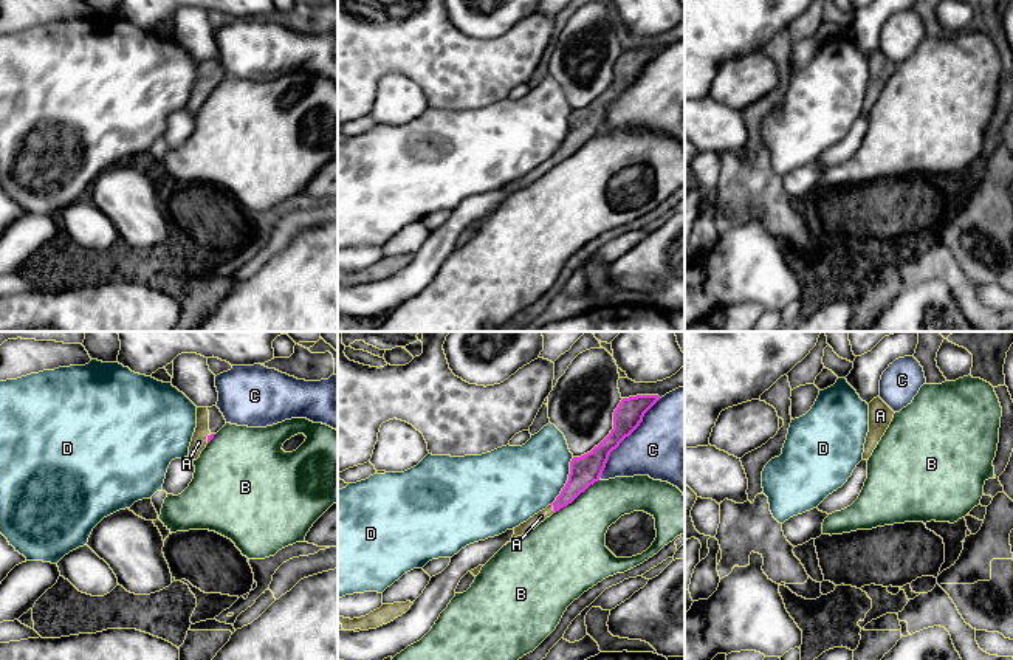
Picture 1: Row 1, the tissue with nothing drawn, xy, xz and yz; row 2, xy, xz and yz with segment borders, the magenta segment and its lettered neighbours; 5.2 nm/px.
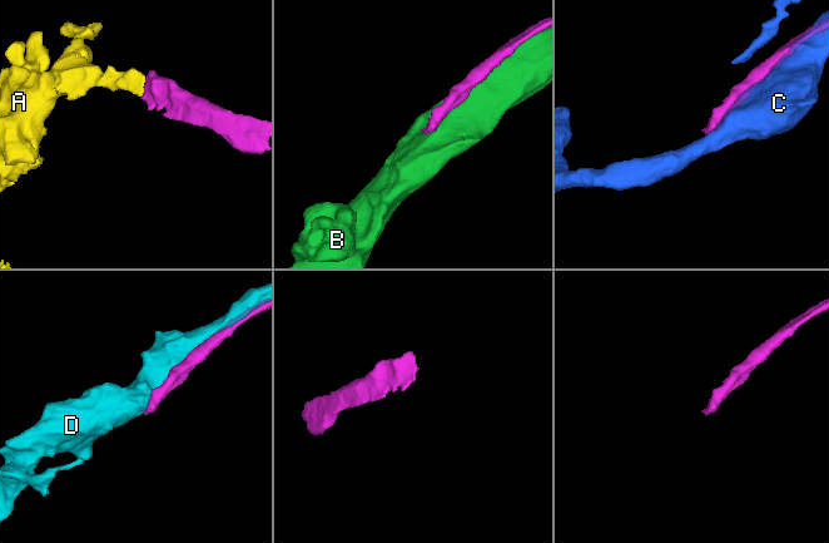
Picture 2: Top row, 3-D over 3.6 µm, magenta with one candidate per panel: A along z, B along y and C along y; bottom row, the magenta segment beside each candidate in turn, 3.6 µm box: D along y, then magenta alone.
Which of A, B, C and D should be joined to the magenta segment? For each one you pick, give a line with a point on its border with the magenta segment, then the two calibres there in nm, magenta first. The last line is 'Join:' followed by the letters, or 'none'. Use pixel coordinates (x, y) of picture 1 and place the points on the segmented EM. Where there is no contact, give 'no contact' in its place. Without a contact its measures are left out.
A: meets magenta in xz at (553, 508); 160 nm thick on the magenta side, 60 nm on the other
Join: A

